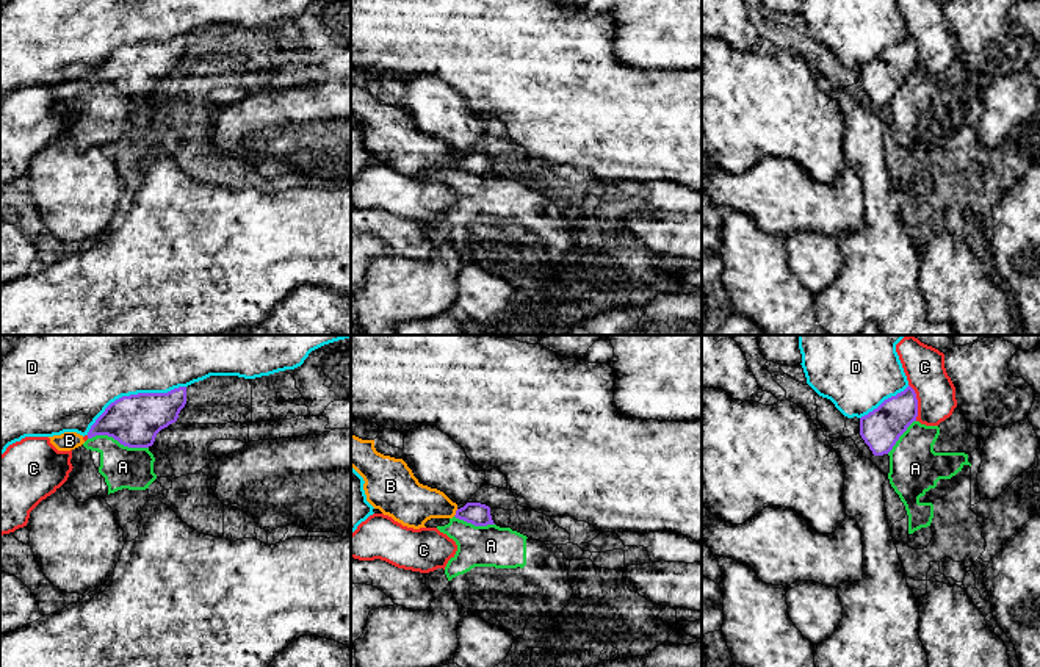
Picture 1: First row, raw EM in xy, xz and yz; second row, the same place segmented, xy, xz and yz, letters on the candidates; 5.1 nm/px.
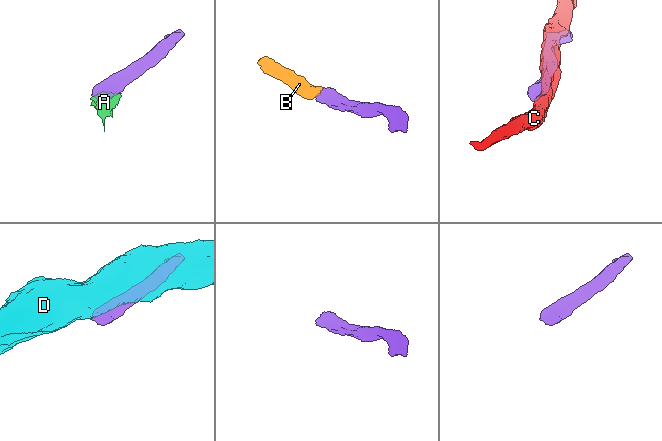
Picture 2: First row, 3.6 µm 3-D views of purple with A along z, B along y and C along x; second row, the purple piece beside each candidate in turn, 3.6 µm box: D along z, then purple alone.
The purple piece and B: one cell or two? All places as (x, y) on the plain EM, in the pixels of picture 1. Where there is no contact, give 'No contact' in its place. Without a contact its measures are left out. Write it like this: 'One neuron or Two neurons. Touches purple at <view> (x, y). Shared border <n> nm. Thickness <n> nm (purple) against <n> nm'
One neuron. Touches purple at xz (456, 162). Shared border 50 nm. Thickness 120 nm (purple) against 220 nm

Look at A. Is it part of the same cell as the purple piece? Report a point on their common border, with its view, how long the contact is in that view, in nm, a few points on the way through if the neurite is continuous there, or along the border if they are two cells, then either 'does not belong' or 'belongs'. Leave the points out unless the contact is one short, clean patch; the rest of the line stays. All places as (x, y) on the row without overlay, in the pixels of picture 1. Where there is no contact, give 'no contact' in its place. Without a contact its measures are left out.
contact xy (118, 90); length 320 nm; border xy (88, 86), (111, 85), (124, 94), (148, 97); does not belong

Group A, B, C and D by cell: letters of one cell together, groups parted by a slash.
A / B / C / D

